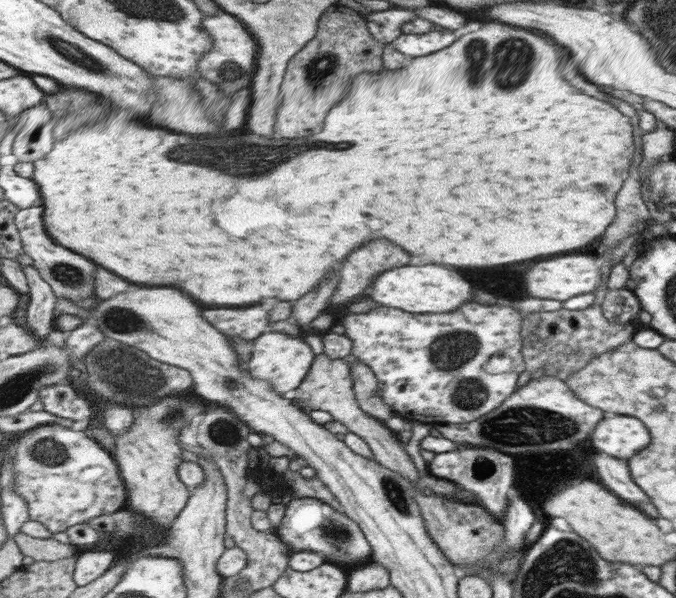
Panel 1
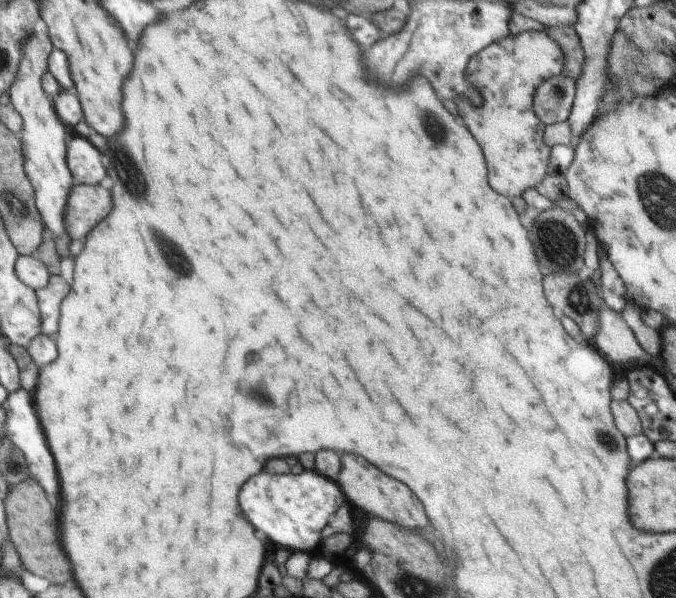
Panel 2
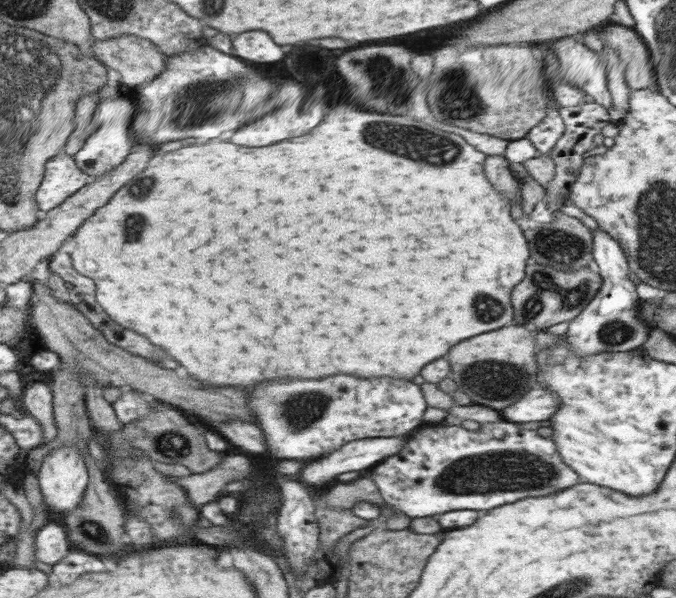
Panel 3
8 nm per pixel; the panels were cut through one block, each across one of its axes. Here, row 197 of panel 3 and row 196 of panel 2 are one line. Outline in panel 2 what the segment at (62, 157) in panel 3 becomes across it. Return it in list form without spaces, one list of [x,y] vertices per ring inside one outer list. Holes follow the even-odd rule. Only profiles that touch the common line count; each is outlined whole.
[[[47,29],[39,30],[35,38],[27,44],[25,60],[21,62],[19,76],[11,88],[10,100],[24,122],[23,152],[25,153],[25,170],[36,190],[37,208],[44,217],[44,222],[52,231],[53,238],[47,244],[46,256],[61,262],[68,256],[71,236],[67,230],[67,204],[71,190],[76,184],[72,170],[68,166],[68,130],[57,114],[56,105],[44,89],[44,76],[49,70],[49,58],[55,50],[50,33]]]

